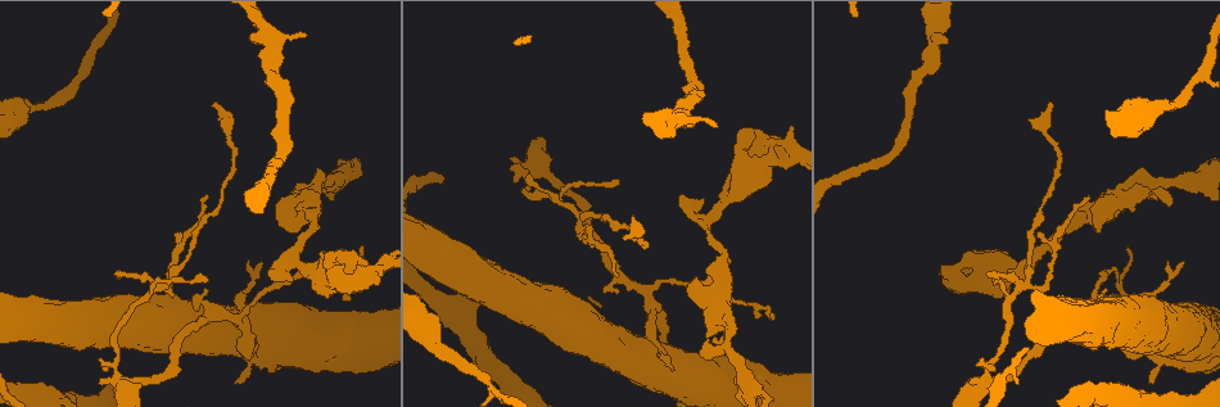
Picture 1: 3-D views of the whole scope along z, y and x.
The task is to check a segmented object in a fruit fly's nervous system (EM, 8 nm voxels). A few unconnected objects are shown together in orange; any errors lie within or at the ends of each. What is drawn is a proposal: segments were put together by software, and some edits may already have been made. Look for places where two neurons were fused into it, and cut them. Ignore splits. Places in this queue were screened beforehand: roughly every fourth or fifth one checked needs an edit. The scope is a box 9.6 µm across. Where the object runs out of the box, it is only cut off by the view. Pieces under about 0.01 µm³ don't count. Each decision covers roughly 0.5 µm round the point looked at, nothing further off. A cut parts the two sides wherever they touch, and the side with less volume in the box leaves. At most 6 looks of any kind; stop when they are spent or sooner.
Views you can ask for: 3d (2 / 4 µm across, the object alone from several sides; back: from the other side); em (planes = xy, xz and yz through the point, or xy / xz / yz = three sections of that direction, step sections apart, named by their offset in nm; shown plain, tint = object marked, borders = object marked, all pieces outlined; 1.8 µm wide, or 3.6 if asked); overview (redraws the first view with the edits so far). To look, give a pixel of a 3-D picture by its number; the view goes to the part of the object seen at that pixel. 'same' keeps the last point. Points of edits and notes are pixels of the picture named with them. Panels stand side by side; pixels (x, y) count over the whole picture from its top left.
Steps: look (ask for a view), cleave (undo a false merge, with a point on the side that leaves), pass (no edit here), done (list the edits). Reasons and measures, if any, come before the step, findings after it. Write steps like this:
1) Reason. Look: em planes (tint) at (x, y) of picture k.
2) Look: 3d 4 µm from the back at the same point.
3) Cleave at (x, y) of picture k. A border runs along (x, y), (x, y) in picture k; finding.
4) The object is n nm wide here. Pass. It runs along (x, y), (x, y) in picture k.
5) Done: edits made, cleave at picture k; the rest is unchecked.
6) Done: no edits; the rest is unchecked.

Sharp bend. Look: 3d 2 µm at (680, 118) of picture 1.

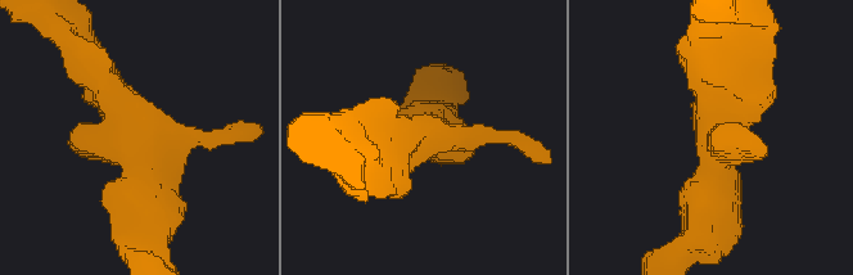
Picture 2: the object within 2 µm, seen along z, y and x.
Look: em planes (tint) at (416, 136) of picture 2.

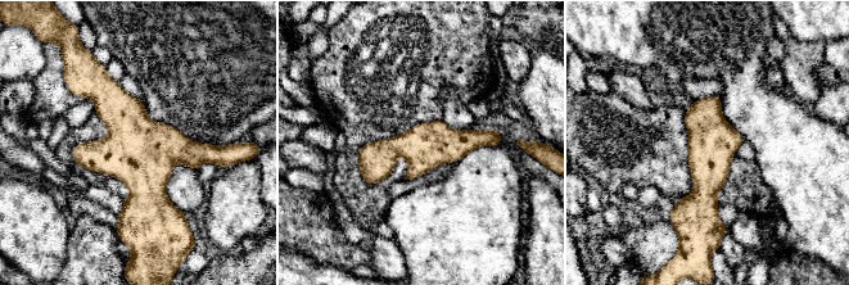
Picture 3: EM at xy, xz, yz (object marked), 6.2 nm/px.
Pass. It runs along (497, 139), (398, 145), (361, 163) in picture 3; continuous, no second neuron.

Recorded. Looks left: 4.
Narrows sharply. Look: 3d 2 µm at (713, 357) of picture 1.

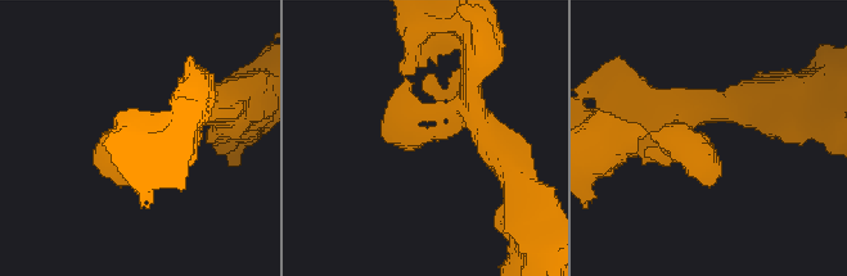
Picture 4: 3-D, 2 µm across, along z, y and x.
Look: em planes (tint) at (434, 139) of picture 4.

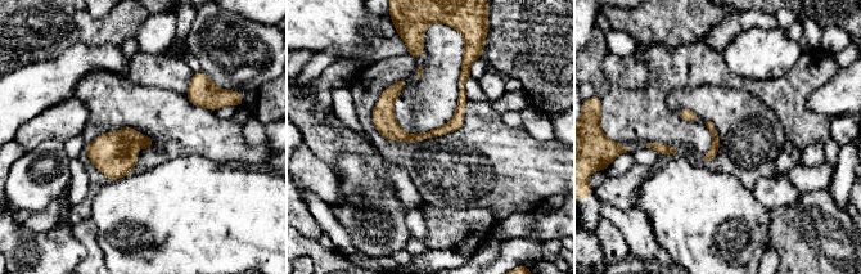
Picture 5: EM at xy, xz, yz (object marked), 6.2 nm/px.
Pass. Continuous, no second neuron.

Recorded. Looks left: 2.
A narrow waist. Look: em 3.6 µm planes (tint) at (251, 359) of picture 1.

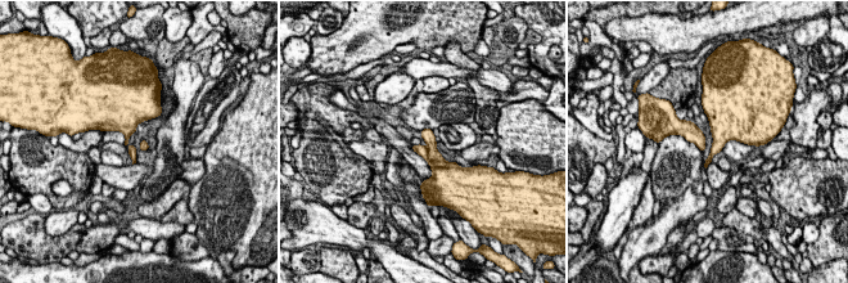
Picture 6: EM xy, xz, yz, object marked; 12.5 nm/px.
Cleave at (437, 158) of picture 6. A border runs along (427, 148), (436, 165), (446, 165) in picture 6; two neurons meet here.

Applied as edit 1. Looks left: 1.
Done: edits made, cleave at picture 6; the rest is unchecked.

